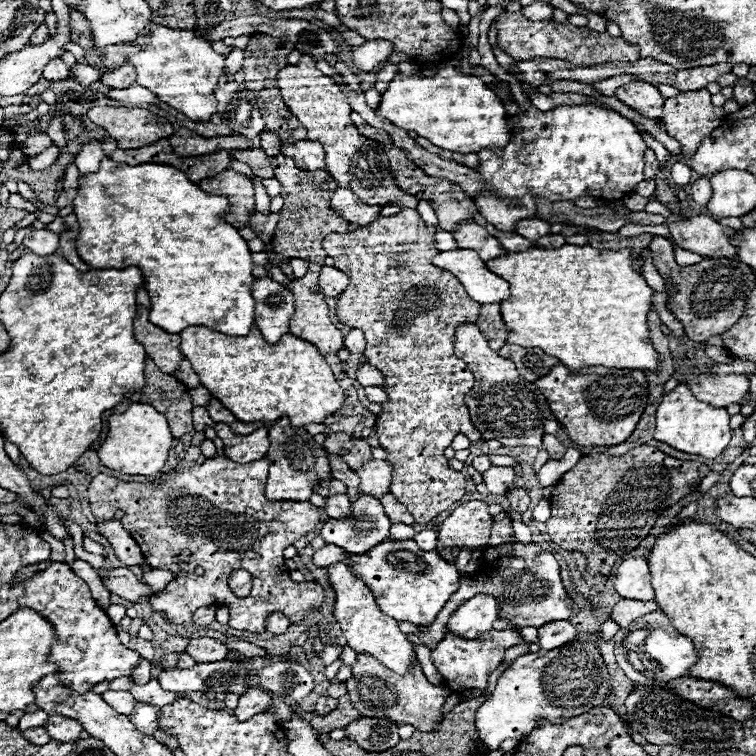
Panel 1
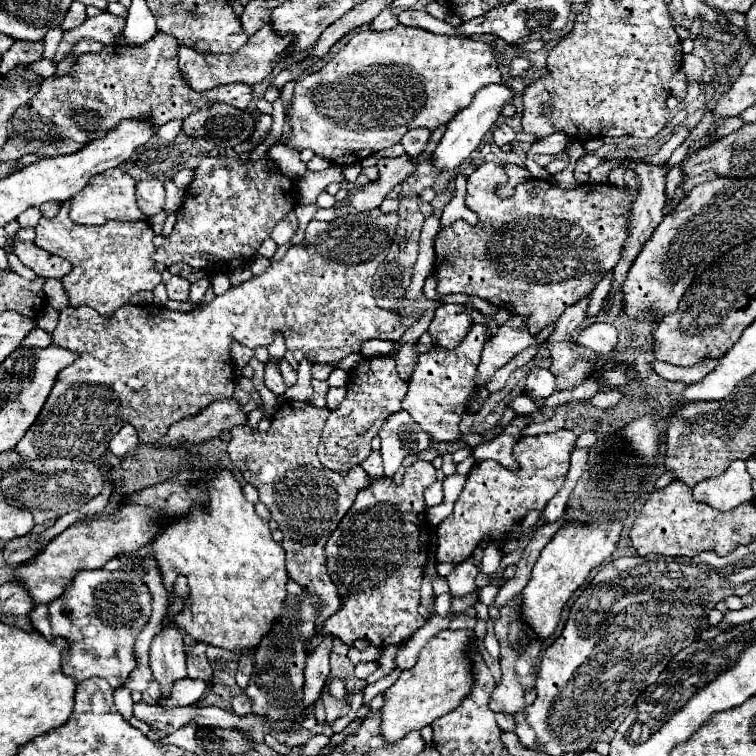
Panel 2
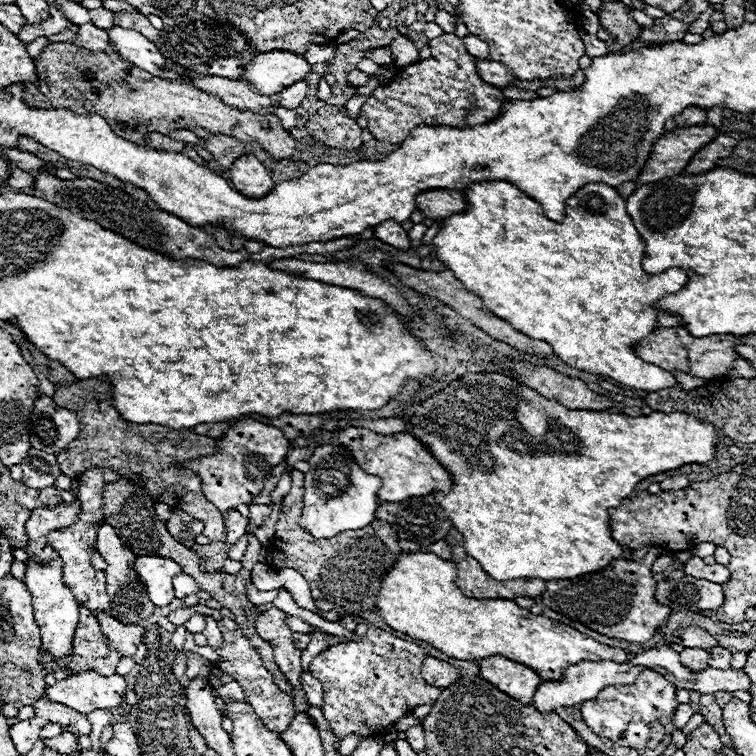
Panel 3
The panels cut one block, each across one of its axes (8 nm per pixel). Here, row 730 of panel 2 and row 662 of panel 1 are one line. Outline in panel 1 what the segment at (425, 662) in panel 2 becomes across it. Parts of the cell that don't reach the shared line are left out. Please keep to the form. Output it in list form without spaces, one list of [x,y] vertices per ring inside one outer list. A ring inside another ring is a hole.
[[[336,562],[326,566],[326,576],[336,592],[334,602],[334,618],[342,628],[342,636],[346,638],[348,646],[356,652],[370,652],[378,662],[382,662],[386,668],[406,674],[410,670],[410,664],[416,660],[414,646],[406,640],[406,634],[400,632],[398,622],[386,614],[380,612],[372,592],[364,586],[362,580],[352,576],[348,566],[344,562]]]

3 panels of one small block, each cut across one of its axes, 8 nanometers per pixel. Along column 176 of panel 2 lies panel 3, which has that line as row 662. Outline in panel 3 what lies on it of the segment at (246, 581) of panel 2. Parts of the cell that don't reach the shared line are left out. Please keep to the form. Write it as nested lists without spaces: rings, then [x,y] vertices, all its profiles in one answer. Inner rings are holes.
[[[404,552],[380,584],[376,600],[378,614],[394,630],[408,634],[414,640],[428,642],[448,658],[478,660],[504,656],[536,670],[544,680],[560,680],[562,670],[580,660],[628,662],[628,654],[622,648],[600,644],[562,622],[532,614],[514,600],[486,598],[480,602],[476,598],[466,598],[454,582],[456,566],[452,562],[440,560],[428,552]]]

